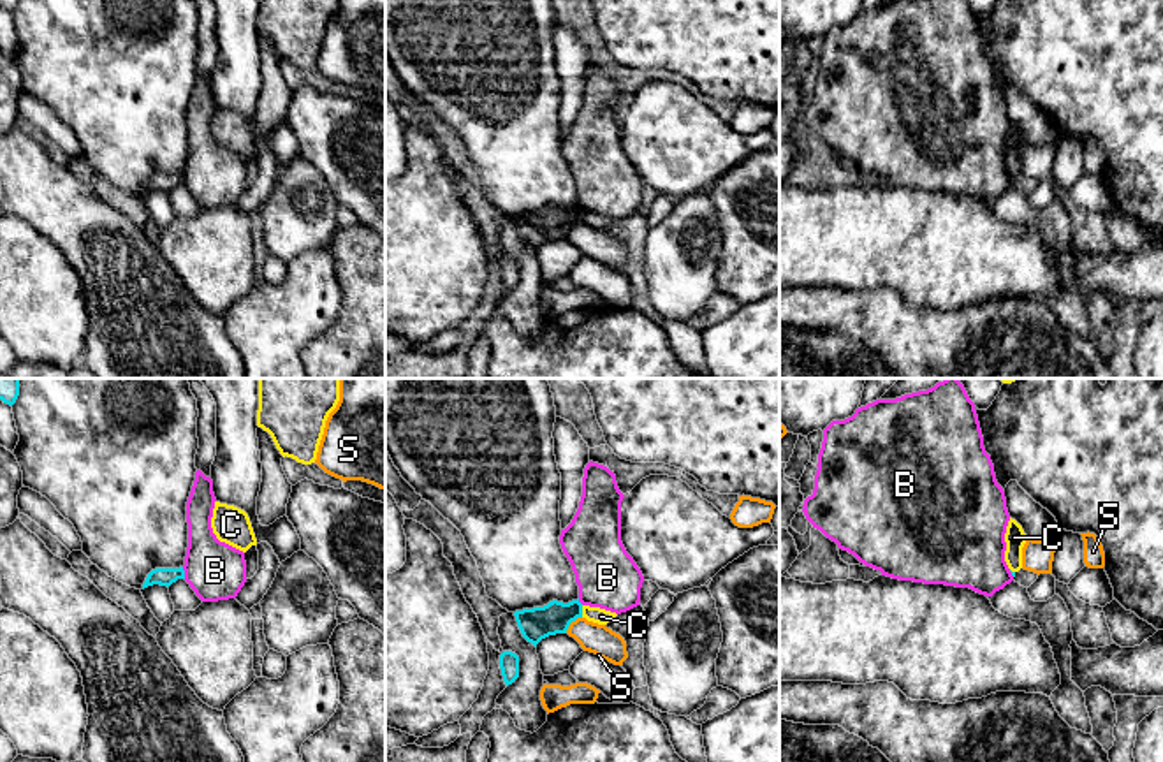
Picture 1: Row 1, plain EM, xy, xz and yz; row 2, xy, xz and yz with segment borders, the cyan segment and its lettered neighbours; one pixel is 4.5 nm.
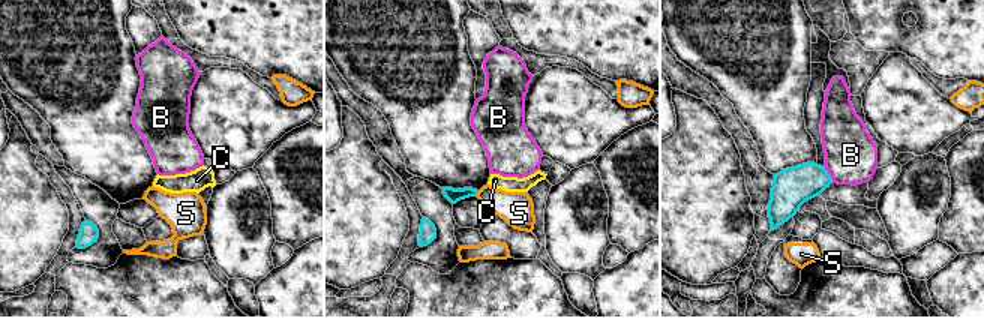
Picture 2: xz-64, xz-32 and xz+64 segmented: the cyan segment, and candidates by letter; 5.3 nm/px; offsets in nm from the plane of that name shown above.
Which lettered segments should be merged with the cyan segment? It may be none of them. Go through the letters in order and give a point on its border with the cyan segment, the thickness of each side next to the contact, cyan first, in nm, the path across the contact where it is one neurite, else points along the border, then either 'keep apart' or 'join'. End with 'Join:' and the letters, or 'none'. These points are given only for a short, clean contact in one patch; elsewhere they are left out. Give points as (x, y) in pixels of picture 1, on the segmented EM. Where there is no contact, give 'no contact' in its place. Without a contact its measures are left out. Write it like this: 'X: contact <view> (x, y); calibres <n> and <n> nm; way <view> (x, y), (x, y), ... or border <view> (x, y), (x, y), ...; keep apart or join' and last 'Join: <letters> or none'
B: contact xy (183, 572); calibres 80 and 280 nm; border xy (182, 567), (185, 578); keep apart
C: contact xz (581, 611); calibres 150 and 70 nm; keep apart
S: contact xz (570, 622); calibres 150 and 140 nm; border xz (581, 616), (565, 632); keep apart
Join: none

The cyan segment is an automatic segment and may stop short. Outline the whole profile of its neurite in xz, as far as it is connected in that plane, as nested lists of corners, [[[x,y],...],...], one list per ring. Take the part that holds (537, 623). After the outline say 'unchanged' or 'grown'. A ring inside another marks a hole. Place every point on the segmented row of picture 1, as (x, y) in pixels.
[[[579,598],[568,604],[552,600],[544,607],[516,611],[514,616],[523,637],[537,648],[549,635],[567,634],[570,623],[582,618],[582,604]]]; unchanged

